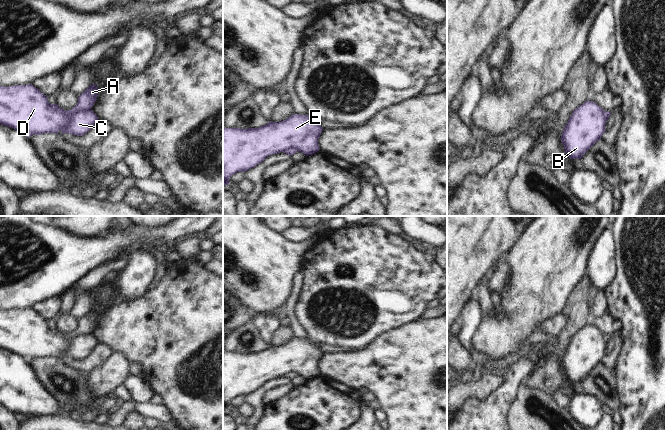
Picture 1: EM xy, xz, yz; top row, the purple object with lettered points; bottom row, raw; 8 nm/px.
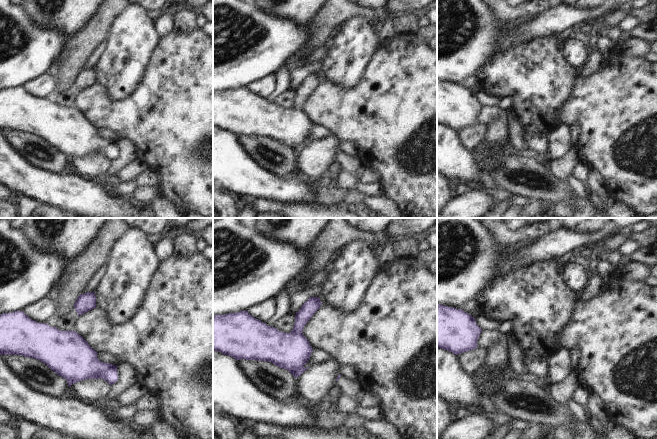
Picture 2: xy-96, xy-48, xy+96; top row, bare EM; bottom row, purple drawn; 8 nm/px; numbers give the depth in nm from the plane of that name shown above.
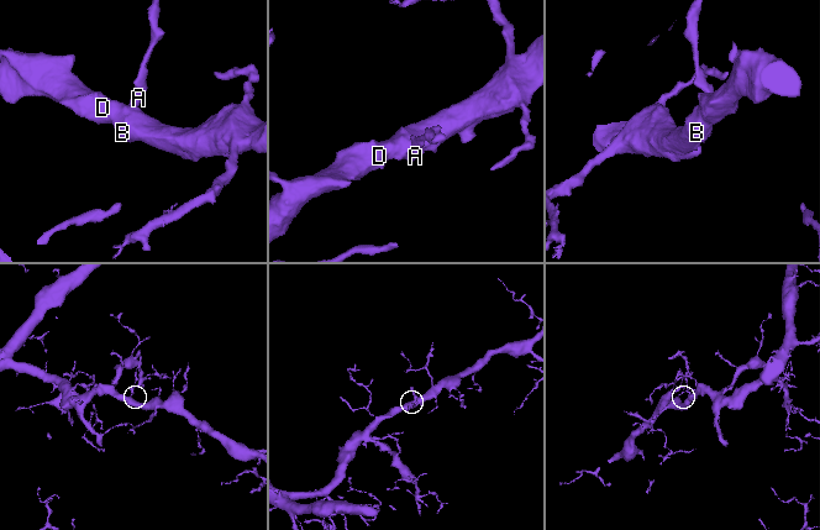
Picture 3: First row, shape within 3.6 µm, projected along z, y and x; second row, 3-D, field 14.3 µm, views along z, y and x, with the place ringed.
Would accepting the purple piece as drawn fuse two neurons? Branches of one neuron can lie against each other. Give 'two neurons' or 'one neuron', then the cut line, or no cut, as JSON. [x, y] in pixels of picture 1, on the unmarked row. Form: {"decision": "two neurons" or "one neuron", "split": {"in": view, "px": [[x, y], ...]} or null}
{"decision": "two neurons", "split": {"in": "xy", "px": [[90, 333], [75, 335], [68, 341], [62, 337]]}}

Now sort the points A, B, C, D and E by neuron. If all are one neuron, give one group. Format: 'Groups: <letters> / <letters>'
Groups: A / B C D E

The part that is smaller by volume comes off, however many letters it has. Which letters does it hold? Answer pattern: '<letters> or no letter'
A

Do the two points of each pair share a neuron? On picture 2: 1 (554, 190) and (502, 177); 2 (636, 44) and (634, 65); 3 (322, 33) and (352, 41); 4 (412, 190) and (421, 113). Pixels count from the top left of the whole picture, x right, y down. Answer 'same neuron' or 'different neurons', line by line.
1: same neuron
2: different neurons
3: different neurons
4: same neuron

